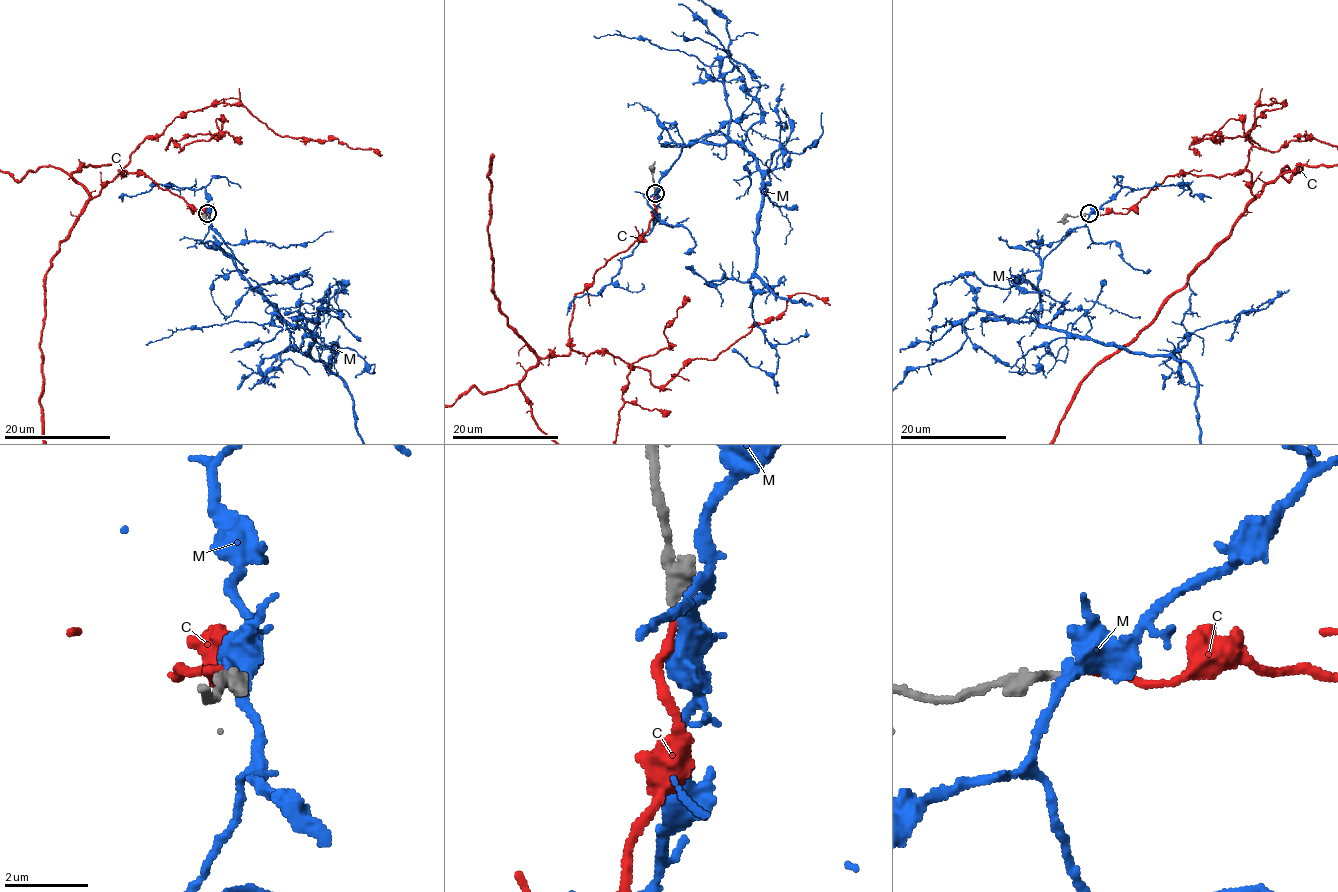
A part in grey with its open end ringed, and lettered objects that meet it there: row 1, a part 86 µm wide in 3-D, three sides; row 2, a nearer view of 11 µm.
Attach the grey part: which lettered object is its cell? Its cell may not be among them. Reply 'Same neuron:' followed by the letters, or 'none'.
Same neuron: C

